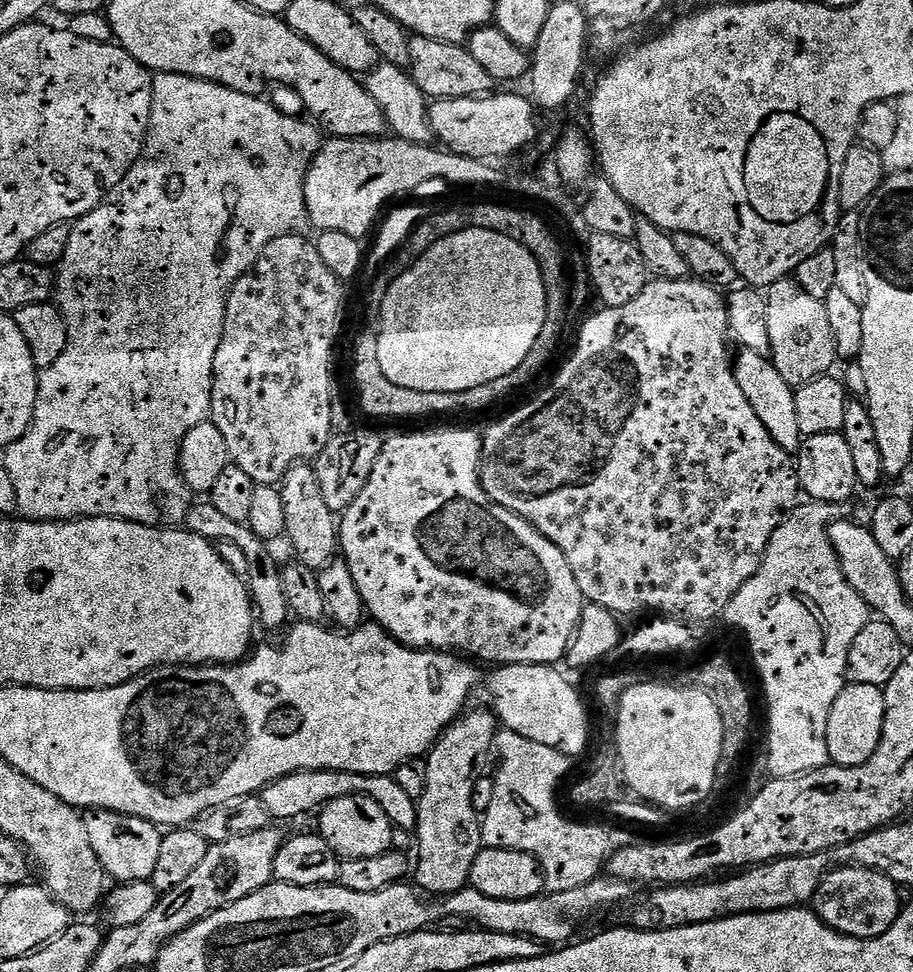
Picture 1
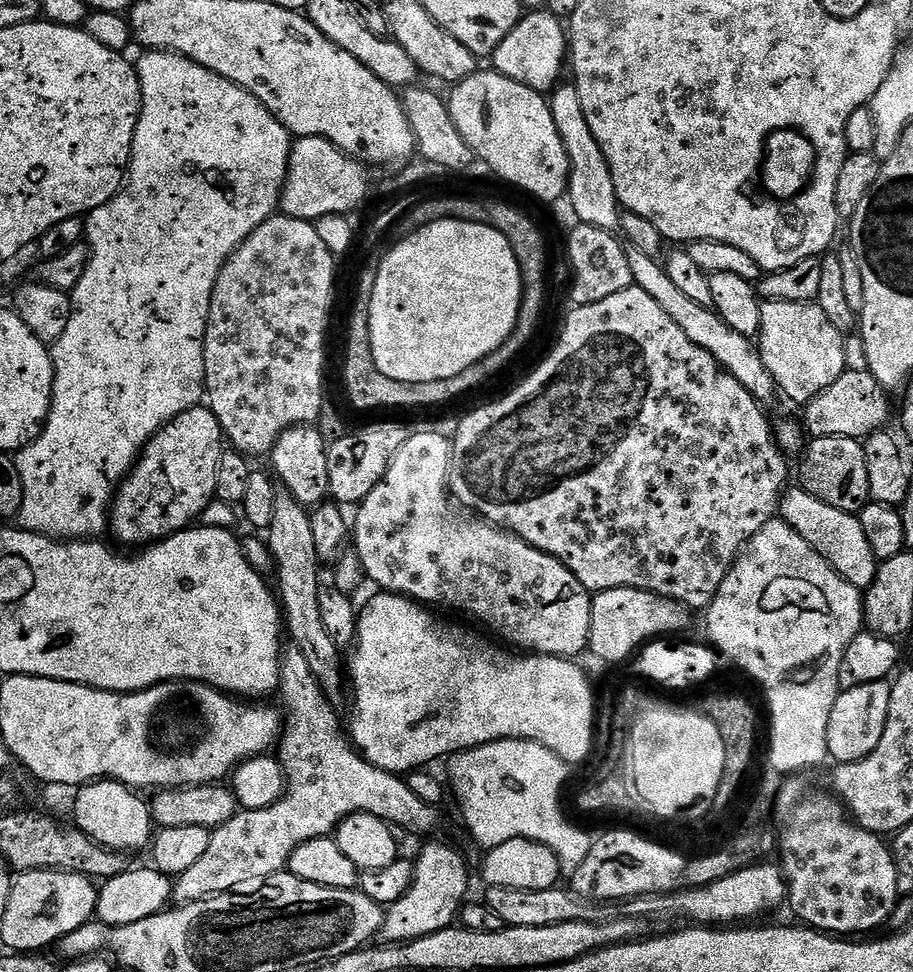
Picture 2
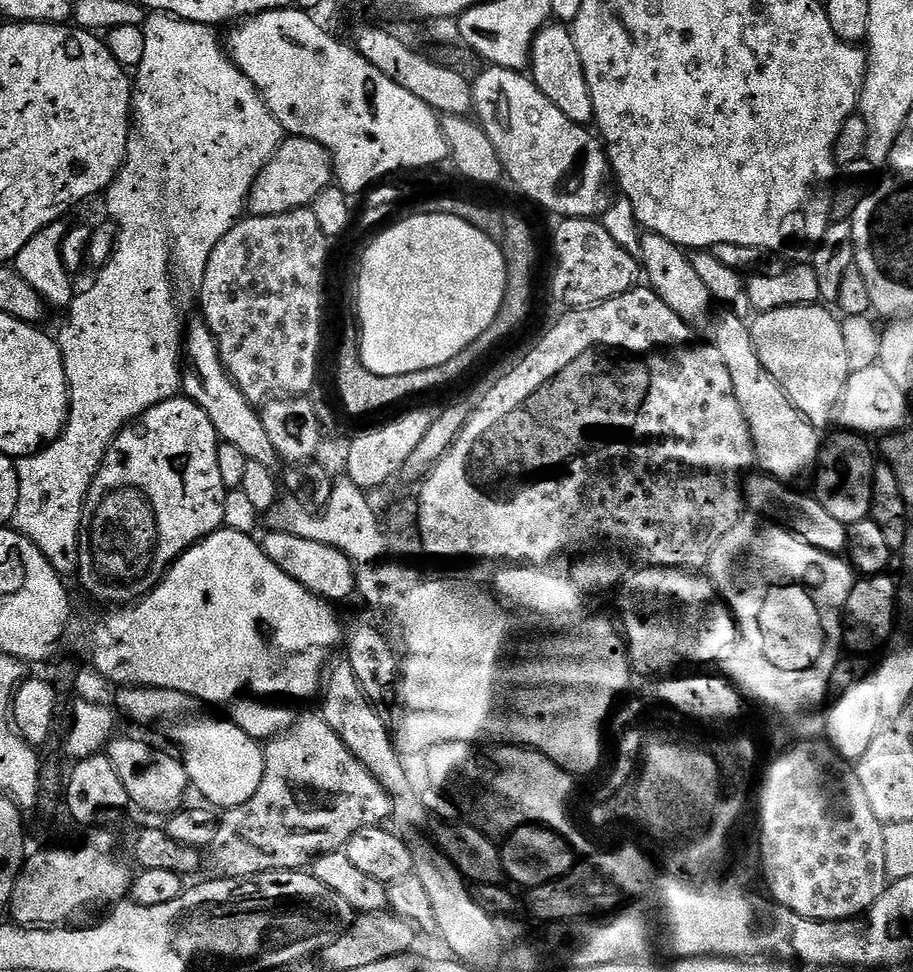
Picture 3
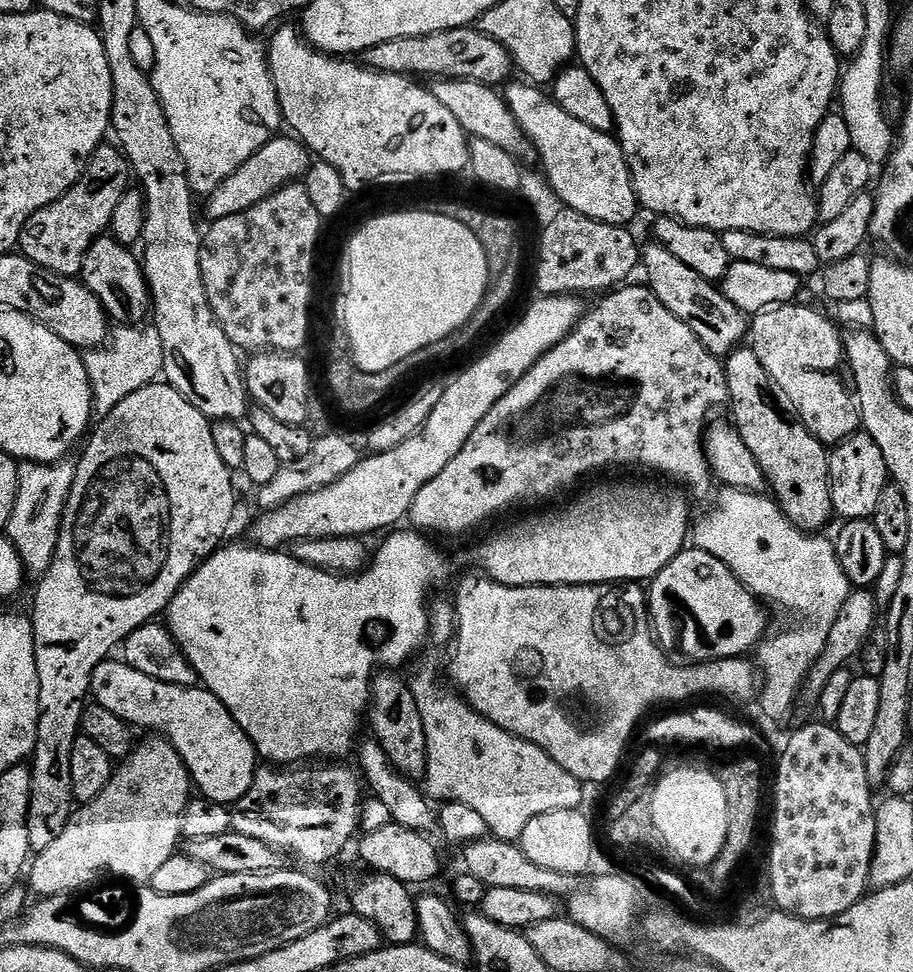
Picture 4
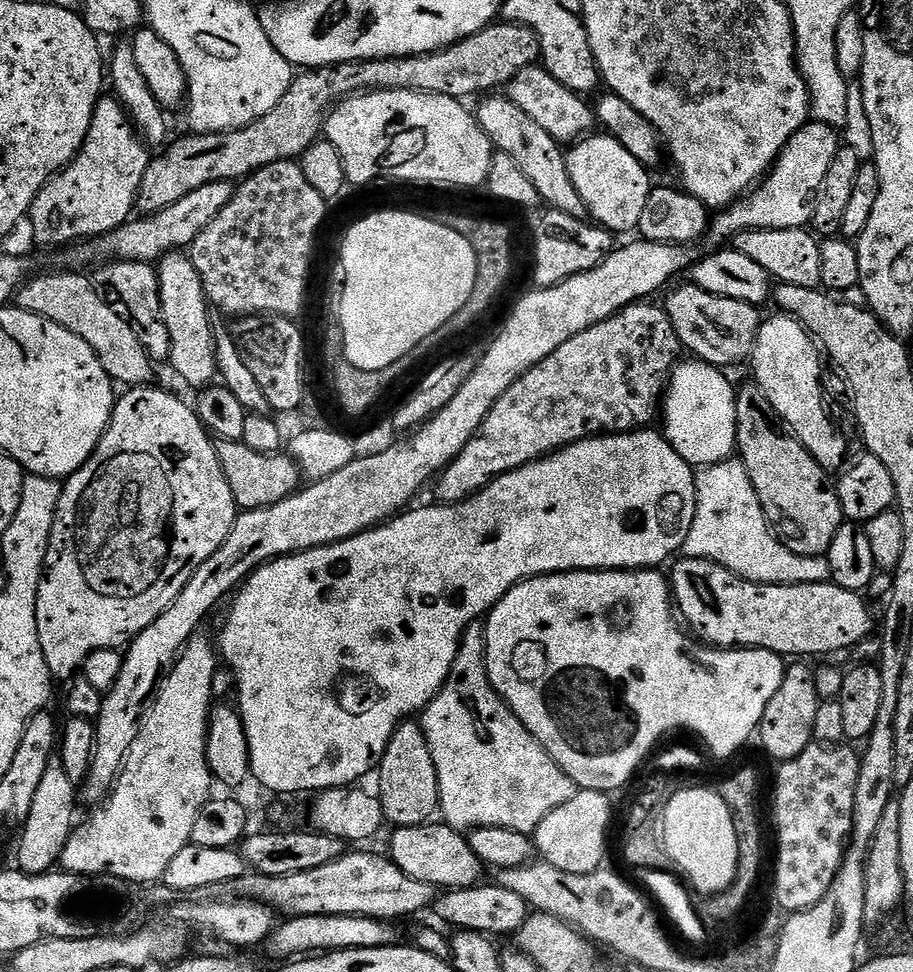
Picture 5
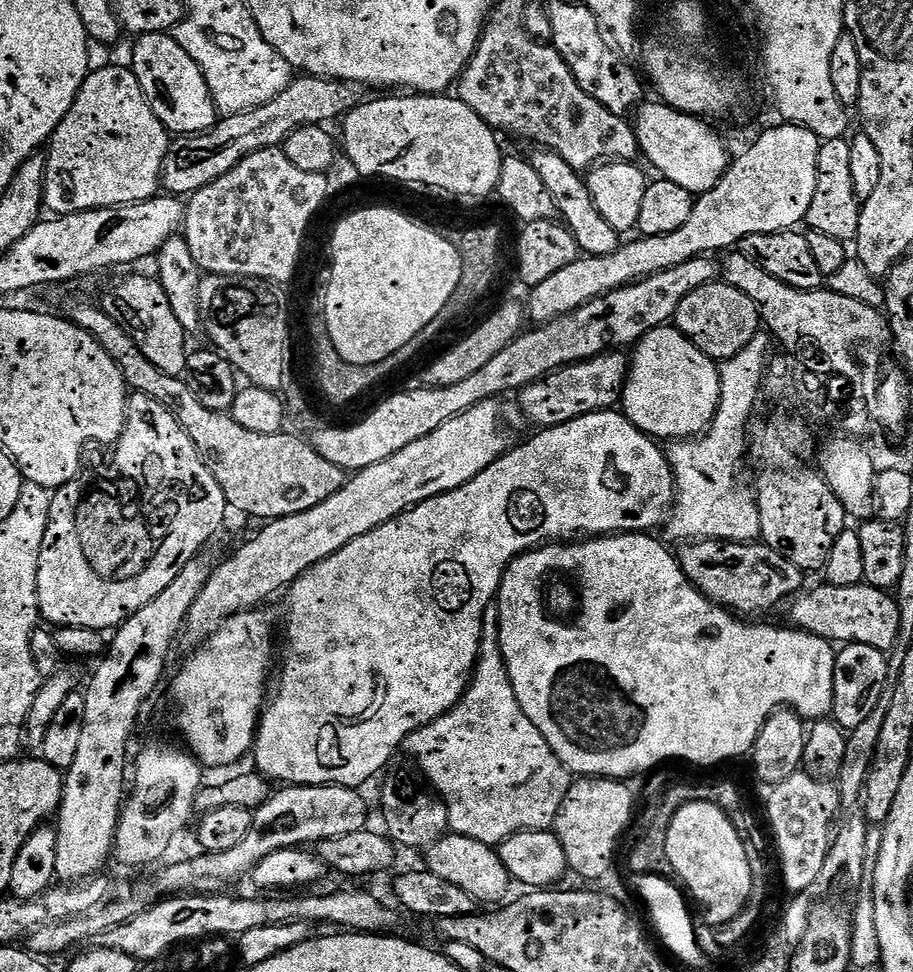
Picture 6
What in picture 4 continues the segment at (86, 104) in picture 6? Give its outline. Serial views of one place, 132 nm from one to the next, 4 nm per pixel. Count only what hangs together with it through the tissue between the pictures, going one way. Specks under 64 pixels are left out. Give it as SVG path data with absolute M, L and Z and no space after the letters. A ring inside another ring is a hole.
M102 146L92 155L80 181L66 190L58 202L50 202L50 206L38 210L26 222L18 248L30 262L54 274L73 278L80 276L86 250L90 250L92 243L111 229L114 209L118 207L122 194L130 188L128 159L119 147L108 147Z

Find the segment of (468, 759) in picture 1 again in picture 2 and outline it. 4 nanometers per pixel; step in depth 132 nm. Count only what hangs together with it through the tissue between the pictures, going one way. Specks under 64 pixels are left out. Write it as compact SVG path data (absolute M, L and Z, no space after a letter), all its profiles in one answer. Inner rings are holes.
M429 839L420 857L415 857L416 876L412 879L410 890L406 890L398 902L387 905L384 924L379 930L385 945L408 944L411 940L426 938L426 934L446 930L457 923L460 909L468 896L468 864L454 845L443 844L436 839Z

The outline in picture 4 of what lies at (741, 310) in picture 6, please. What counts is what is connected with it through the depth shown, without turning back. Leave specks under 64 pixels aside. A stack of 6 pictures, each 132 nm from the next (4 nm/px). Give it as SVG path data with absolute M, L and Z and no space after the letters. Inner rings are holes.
M655 242L649 244L649 248L645 247L642 252L642 272L648 275L647 287L652 289L658 302L662 302L662 306L666 306L674 318L682 318L682 322L694 330L698 342L702 342L710 354L724 358L735 348L741 347L750 328L745 313L740 312L738 306L734 306L734 302L730 302L730 298L726 298L713 281L690 270L690 266L674 258L670 250Z

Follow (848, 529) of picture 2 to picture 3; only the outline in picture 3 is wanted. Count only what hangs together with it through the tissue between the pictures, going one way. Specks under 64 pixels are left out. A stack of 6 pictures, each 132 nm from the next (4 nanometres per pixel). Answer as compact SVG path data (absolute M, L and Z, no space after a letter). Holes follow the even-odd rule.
M752 474L745 479L744 492L749 505L752 504L760 512L769 512L769 517L775 518L781 525L792 529L798 536L803 536L806 542L812 546L818 546L823 552L840 554L848 546L848 528L822 506L815 495L803 496L800 492L795 492L795 487L789 486L785 481L778 480L774 476L767 474Z

